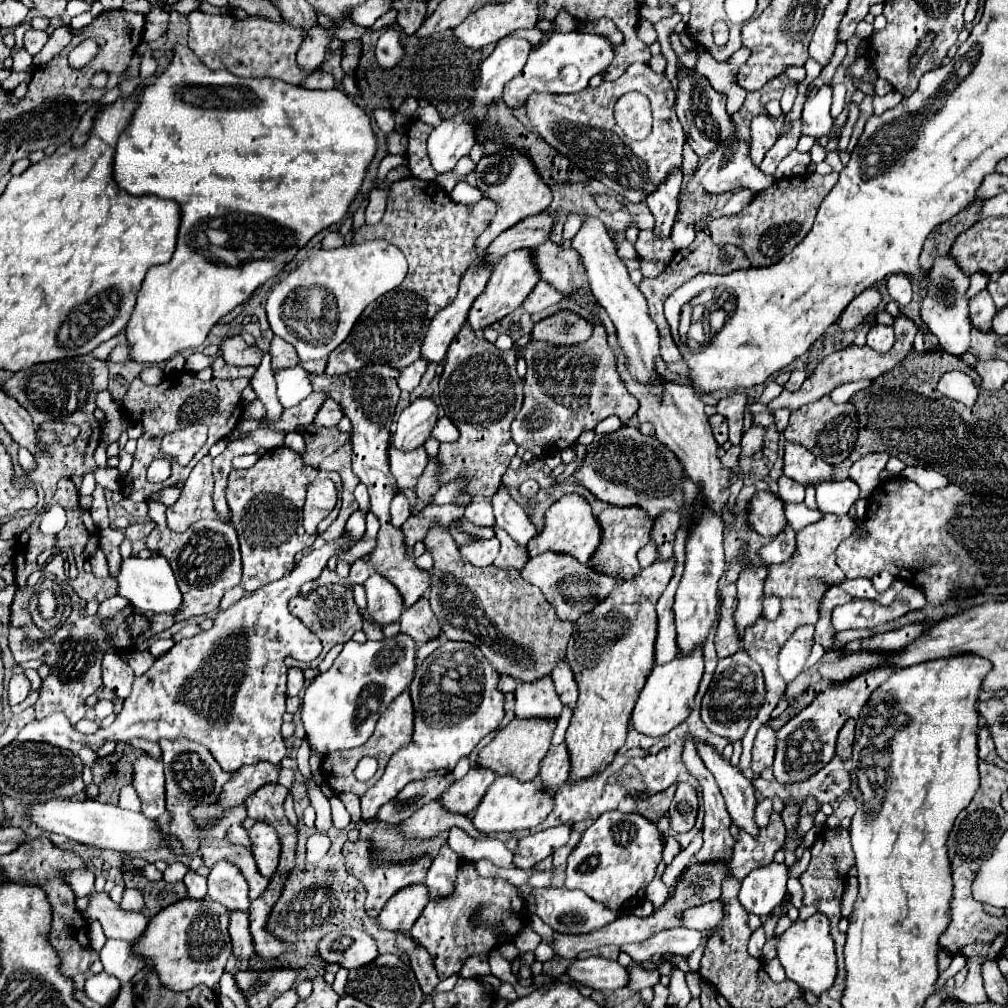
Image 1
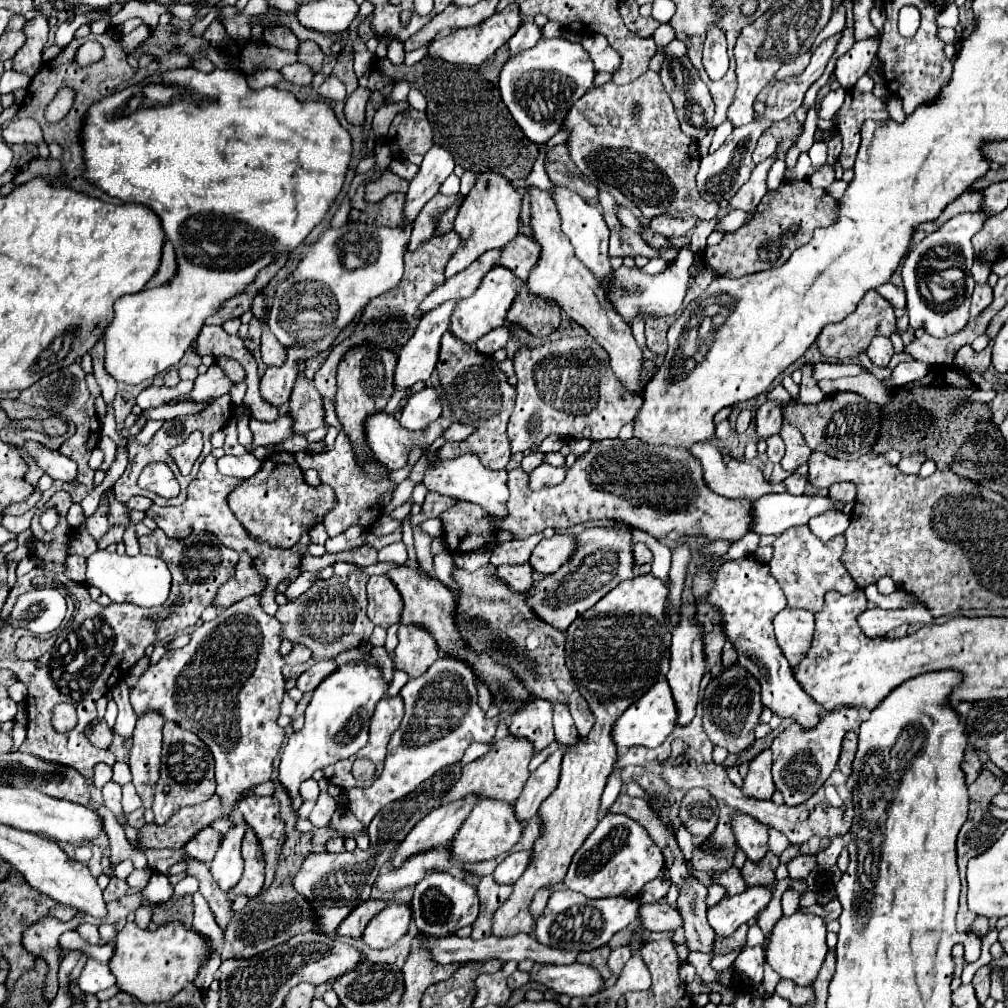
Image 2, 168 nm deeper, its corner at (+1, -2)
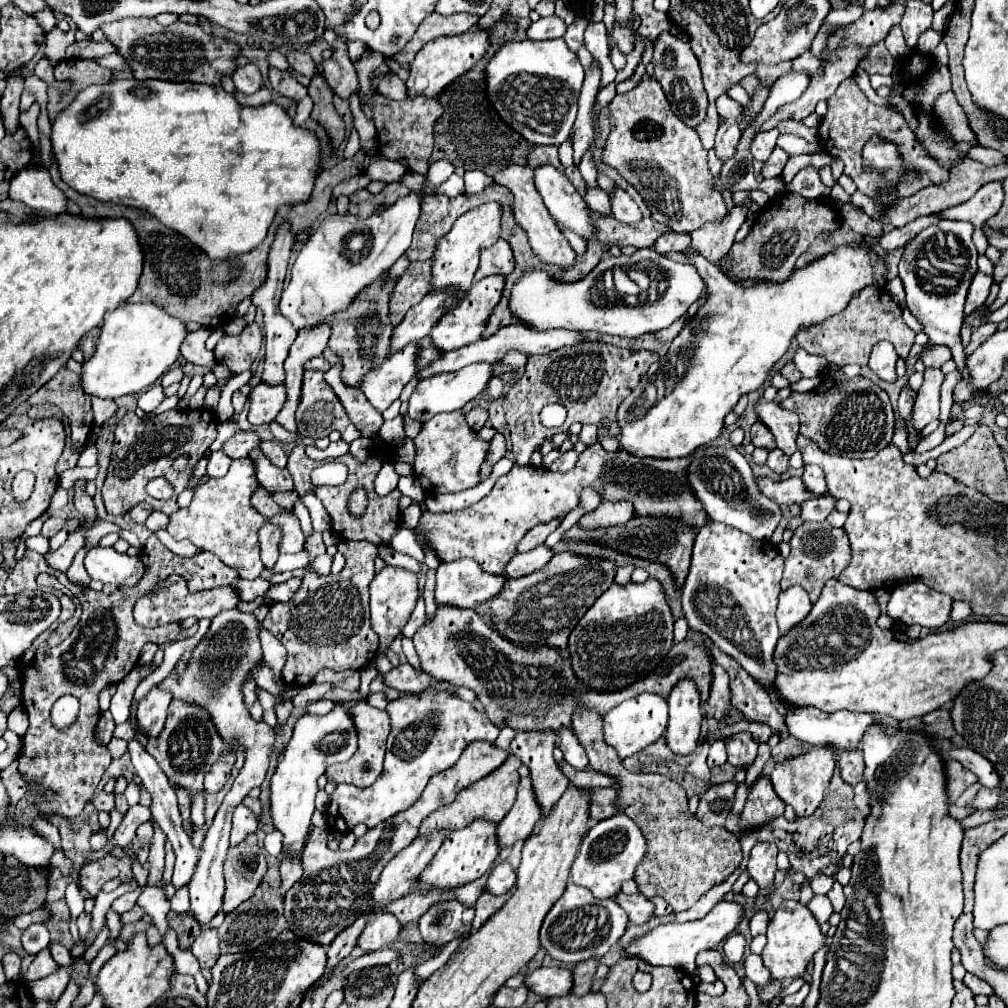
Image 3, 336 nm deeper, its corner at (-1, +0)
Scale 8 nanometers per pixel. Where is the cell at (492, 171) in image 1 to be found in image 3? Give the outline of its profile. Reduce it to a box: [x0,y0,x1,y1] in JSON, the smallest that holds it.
[432,201,504,299]

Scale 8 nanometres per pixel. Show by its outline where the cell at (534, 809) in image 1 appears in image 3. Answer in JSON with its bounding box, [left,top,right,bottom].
[420,821,500,889]

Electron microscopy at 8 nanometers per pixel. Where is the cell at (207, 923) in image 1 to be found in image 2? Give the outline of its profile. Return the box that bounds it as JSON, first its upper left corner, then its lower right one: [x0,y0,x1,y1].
[108,923,206,1003]

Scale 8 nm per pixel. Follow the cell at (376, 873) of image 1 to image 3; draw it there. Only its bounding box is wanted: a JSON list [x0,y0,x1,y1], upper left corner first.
[326,913,368,971]

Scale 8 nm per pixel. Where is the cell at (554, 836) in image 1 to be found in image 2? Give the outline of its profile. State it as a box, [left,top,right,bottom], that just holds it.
[492,851,530,885]

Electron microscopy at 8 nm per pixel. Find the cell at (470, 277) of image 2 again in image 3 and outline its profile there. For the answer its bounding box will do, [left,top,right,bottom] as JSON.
[392,293,456,353]

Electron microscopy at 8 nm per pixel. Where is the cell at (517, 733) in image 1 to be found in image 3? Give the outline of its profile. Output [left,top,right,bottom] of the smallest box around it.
[420,753,522,835]

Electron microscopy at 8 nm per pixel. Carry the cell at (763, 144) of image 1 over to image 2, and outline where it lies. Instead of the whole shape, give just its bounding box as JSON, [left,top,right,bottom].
[754,133,776,163]

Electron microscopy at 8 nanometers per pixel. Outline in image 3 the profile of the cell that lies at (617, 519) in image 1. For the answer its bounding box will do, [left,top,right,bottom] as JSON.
[476,551,616,651]

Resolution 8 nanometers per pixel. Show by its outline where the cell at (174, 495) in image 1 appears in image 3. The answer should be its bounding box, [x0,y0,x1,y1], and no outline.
[128,503,154,523]

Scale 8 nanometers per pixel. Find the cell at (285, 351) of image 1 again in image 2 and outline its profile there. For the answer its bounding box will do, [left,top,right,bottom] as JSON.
[260,348,320,409]

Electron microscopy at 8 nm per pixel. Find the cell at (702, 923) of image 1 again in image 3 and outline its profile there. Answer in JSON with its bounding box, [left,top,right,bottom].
[616,891,654,925]

